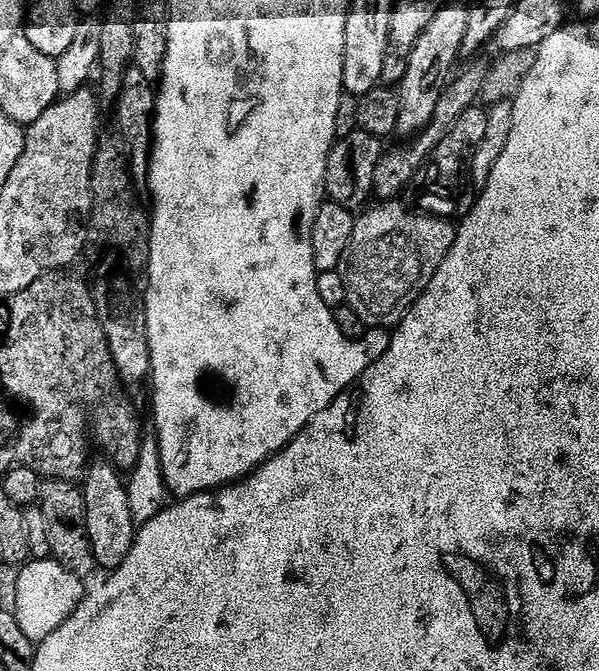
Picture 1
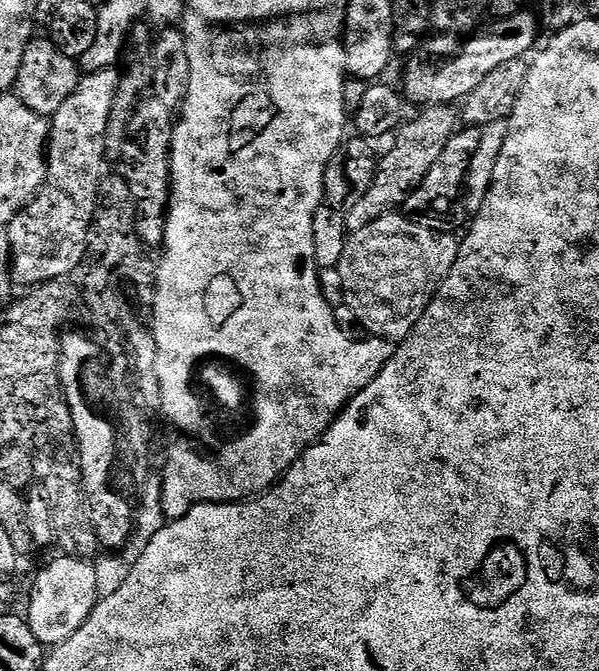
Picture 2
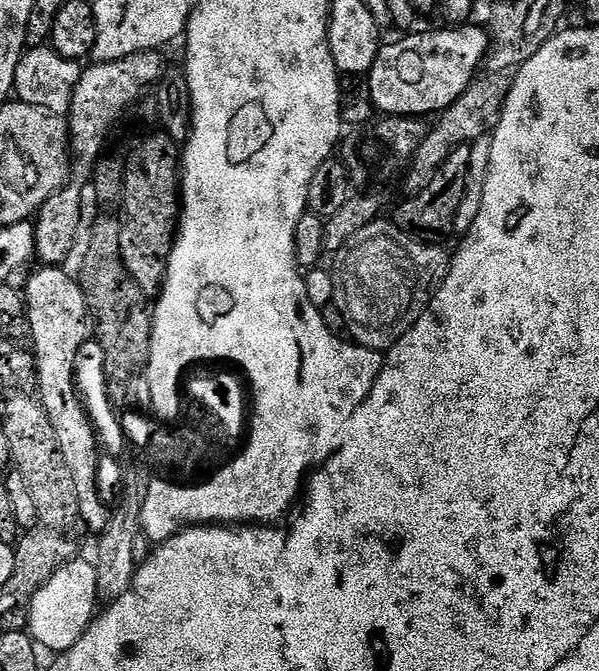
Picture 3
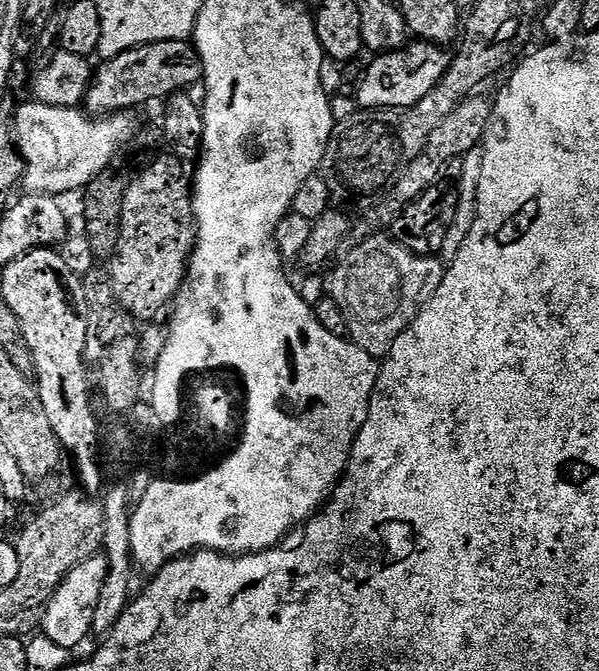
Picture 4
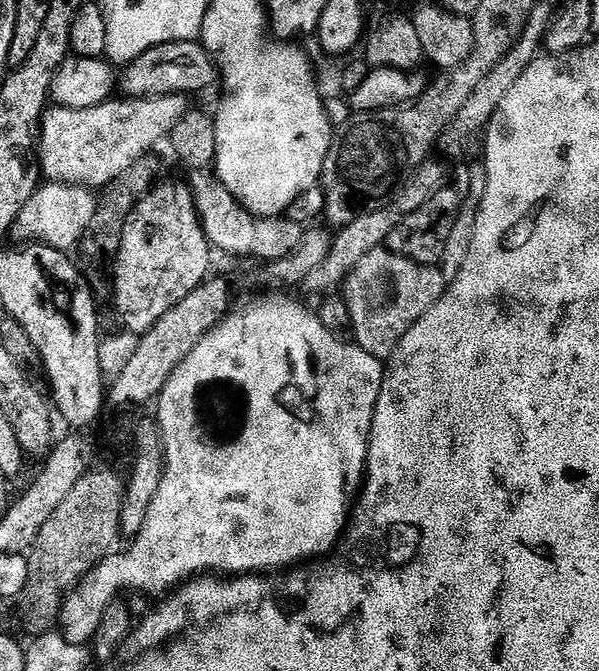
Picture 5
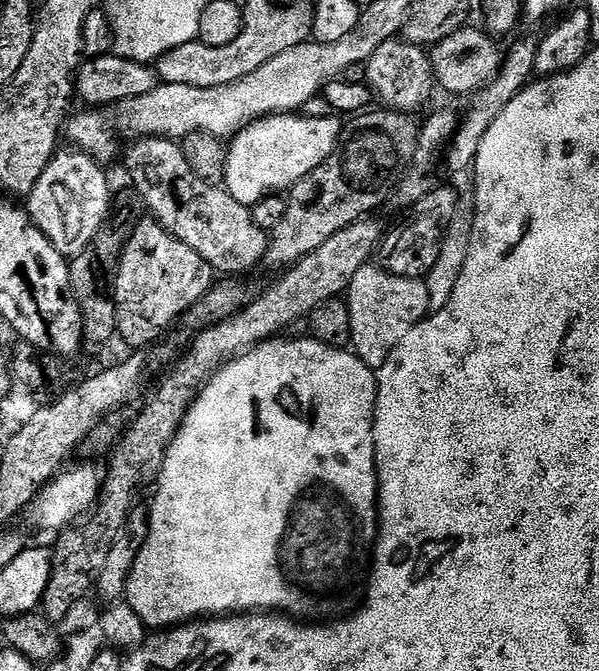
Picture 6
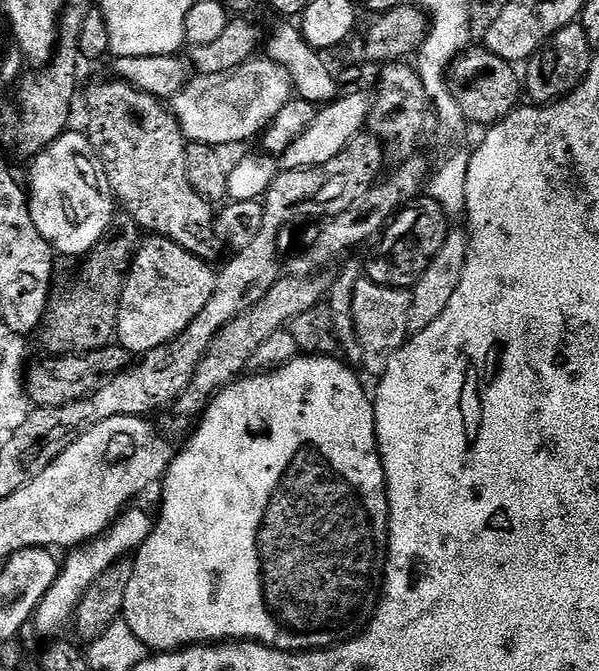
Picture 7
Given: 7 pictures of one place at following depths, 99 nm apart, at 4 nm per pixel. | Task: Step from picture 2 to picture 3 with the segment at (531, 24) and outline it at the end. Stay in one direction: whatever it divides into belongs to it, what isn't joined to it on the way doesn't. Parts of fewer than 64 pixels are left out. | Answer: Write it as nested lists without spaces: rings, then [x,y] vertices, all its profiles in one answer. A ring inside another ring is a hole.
[[[465,22],[459,26],[443,26],[437,32],[413,31],[404,34],[401,40],[393,44],[385,43],[376,56],[374,66],[366,74],[368,80],[367,99],[377,113],[384,116],[415,116],[417,118],[432,118],[445,112],[450,105],[458,102],[462,94],[477,79],[478,73],[485,67],[490,47],[490,36],[476,25],[476,22]]]

